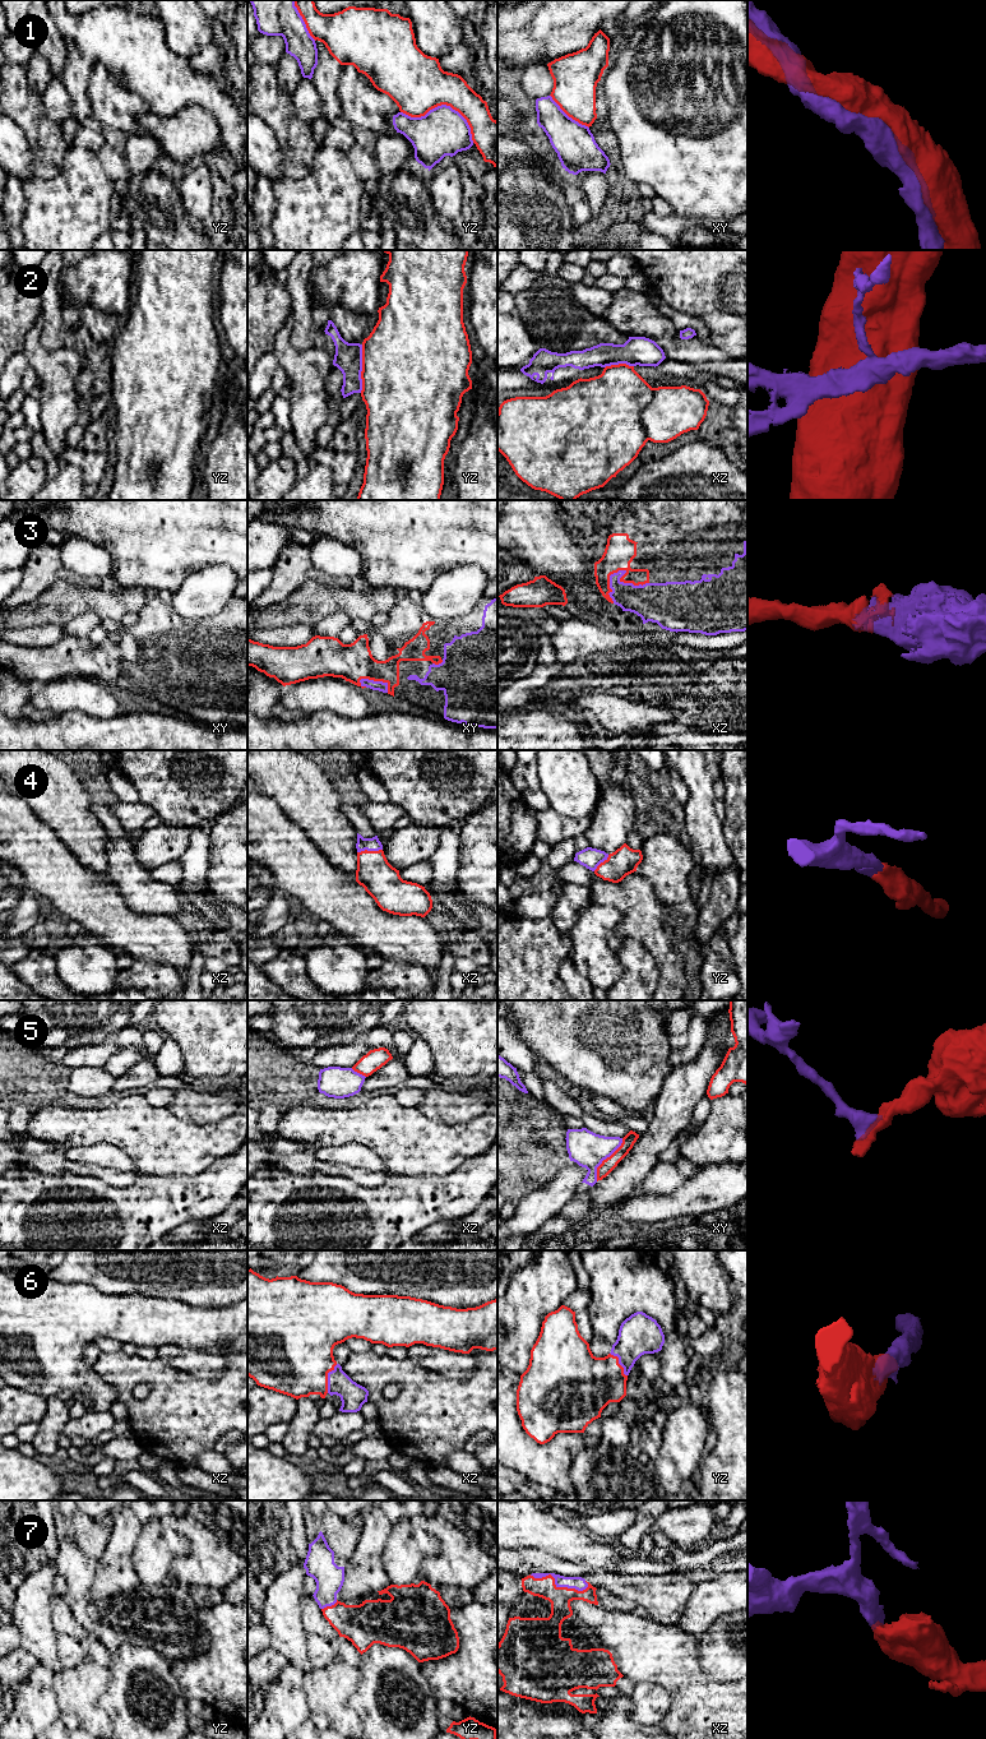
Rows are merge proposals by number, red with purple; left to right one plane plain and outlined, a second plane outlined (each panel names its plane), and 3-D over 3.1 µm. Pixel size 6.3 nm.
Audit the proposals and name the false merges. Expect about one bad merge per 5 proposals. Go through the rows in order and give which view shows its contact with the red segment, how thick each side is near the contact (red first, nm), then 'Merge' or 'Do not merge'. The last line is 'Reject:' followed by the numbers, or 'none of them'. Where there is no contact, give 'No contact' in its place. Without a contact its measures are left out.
1: Touches red in yz. Thickness 360 nm (red) against 300 nm. Merge
2: Touches red in yz. Thickness 500 nm (red) against 180 nm. Do not merge
3: Touches red in xz. Thickness 190 nm (red) against 240 nm. Merge
4: Touches red in xz. Thickness 220 nm (red) against 80 nm. Merge
5: Touches red in xy. Thickness 90 nm (red) against 220 nm. Do not merge
6: Touches red in xz. Thickness 480 nm (red) against 160 nm. Merge
7: Touches red in xz. Thickness 140 nm (red) against 90 nm. Merge
Reject: 2, 5

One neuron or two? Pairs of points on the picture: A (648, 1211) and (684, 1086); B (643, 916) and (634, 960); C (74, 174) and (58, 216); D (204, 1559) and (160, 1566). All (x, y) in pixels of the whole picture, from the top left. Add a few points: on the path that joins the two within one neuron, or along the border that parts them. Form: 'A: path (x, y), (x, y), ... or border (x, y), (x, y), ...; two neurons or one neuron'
A: border (643, 1192), (629, 1194), (615, 1203); two neurons
B: border (615, 949), (626, 939), (635, 939), (656, 966); two neurons
C: path (74, 184), (74, 198), (68, 206); one neuron
D: border (185, 1538), (189, 1552), (174, 1561), (171, 1573); two neurons

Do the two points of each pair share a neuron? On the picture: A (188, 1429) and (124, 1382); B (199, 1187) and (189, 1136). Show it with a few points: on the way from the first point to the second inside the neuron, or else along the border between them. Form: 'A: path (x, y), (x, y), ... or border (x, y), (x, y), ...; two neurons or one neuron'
A: path (169, 1421), (156, 1421), (147, 1418), (130, 1401); one neuron
B: border (222, 1157), (218, 1157), (199, 1173), (167, 1178); two neurons

